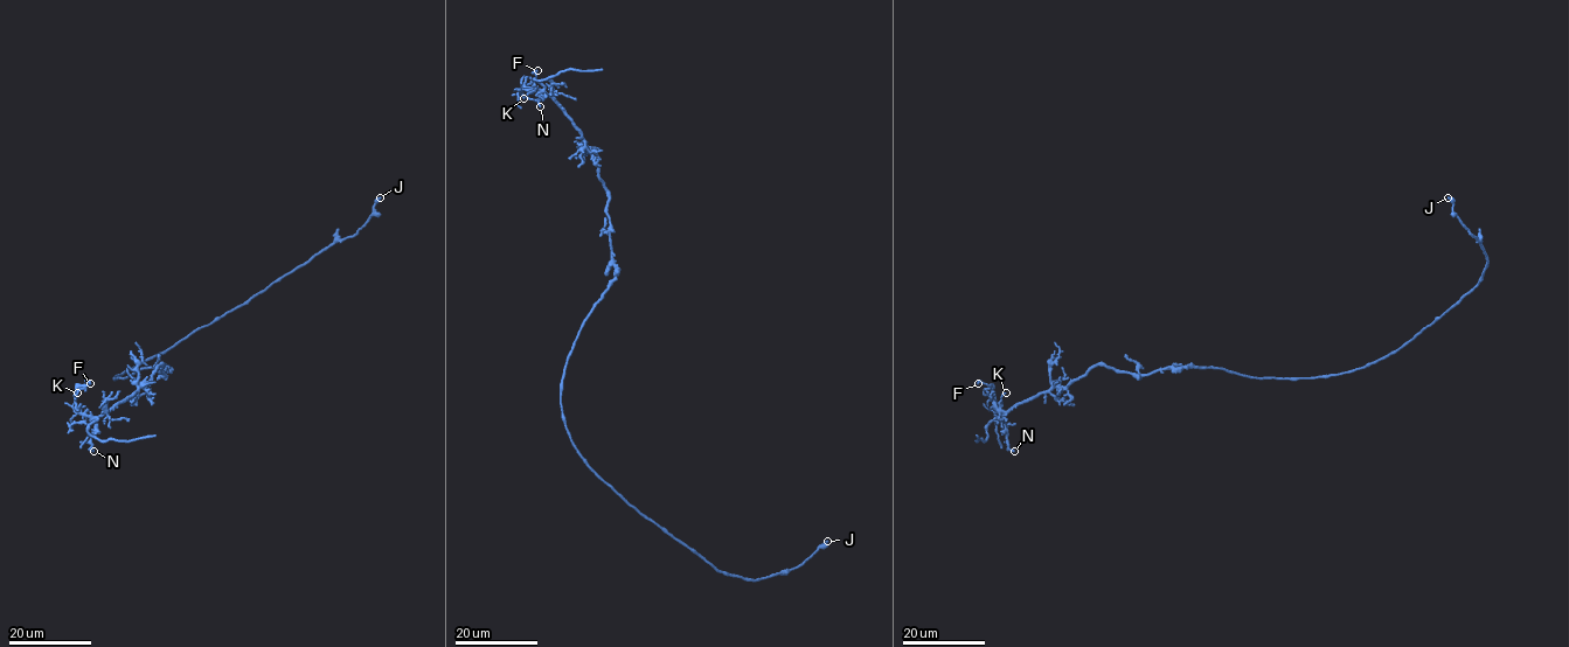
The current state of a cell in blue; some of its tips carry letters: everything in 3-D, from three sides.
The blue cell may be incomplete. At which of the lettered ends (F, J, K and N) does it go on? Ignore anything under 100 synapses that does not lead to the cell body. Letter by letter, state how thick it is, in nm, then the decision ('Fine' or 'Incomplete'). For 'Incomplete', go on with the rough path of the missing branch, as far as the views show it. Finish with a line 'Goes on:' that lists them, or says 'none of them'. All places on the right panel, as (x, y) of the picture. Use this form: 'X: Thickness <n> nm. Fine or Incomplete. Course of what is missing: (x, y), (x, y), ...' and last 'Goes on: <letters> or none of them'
F: Thickness 150 nm. Fine
J: Thickness 240 nm. Fine
K: Thickness 180 nm. Fine
N: Thickness 150 nm. Fine
Goes on: none of them

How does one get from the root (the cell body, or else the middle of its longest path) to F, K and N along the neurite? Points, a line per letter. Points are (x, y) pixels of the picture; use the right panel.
F: (1285, 378), (1195, 367), (1137, 375), (1096, 364), (1000, 417), (991, 385), (978, 383)
K: (1285, 378), (1195, 367), (1137, 375), (1096, 364), (1067, 385), (1036, 394), (997, 417), (1006, 392)
N: (1285, 378), (1195, 367), (1137, 375), (1096, 364), (1064, 387), (1015, 403), (999, 418), (1007, 447), (1014, 451)

